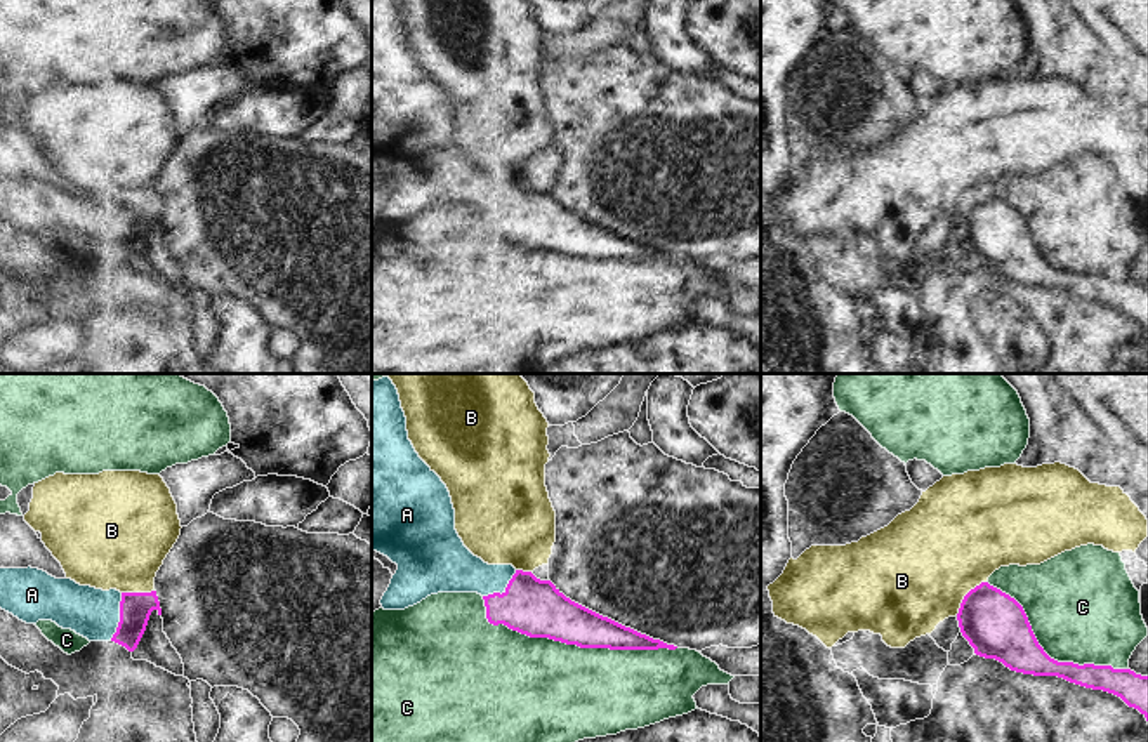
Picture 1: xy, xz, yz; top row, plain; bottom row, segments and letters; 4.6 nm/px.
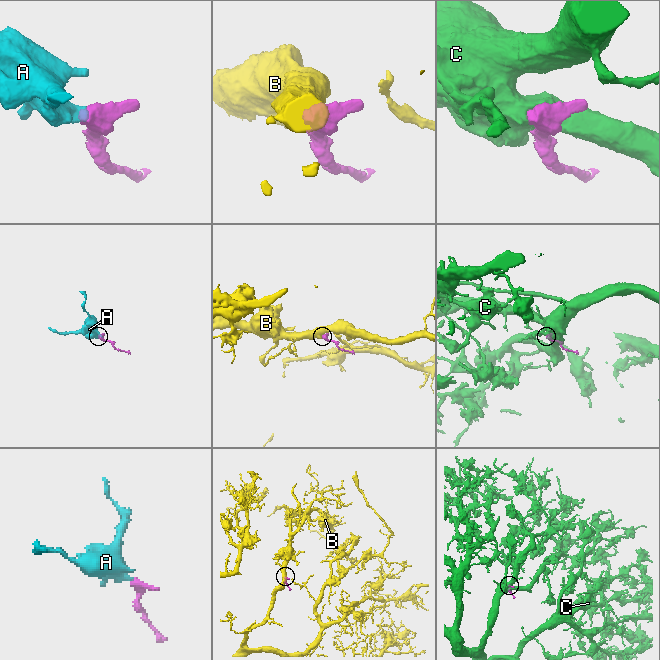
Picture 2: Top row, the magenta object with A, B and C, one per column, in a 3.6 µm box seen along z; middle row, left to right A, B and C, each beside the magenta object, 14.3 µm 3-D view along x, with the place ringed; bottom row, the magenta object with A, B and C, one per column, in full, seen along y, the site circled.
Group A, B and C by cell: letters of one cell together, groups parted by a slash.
A / B / C

